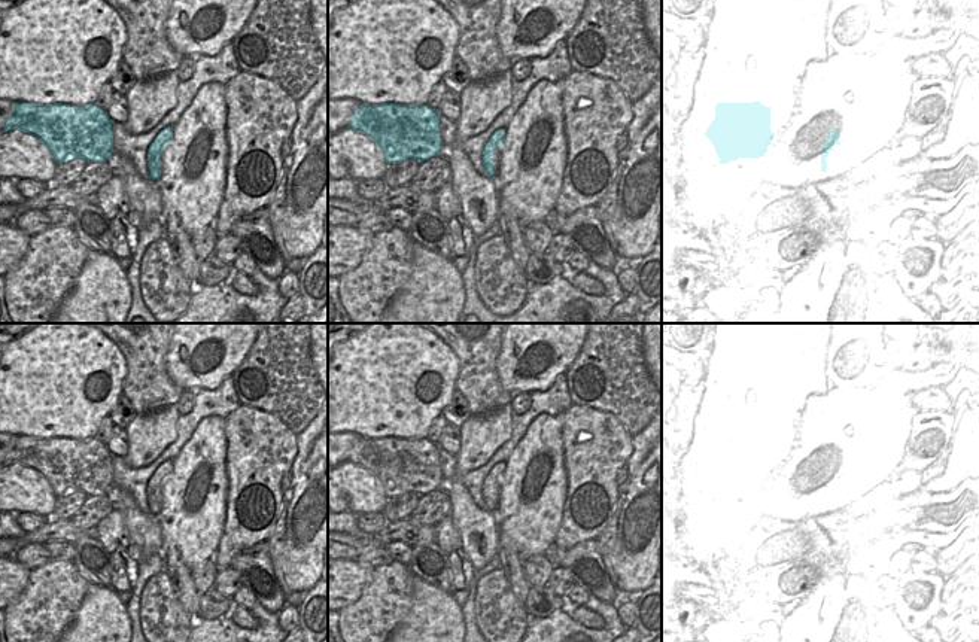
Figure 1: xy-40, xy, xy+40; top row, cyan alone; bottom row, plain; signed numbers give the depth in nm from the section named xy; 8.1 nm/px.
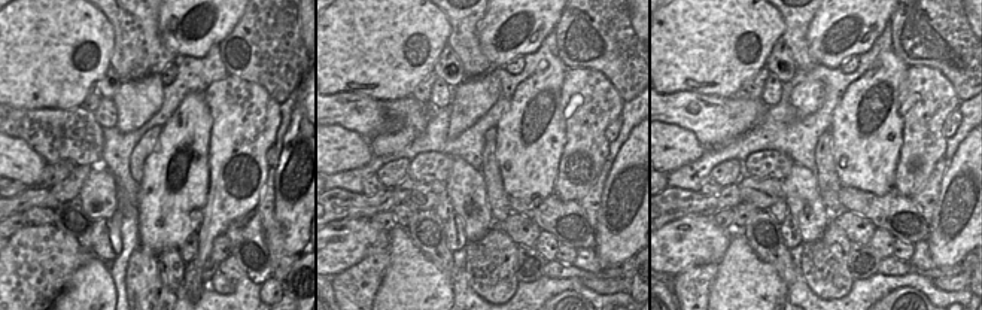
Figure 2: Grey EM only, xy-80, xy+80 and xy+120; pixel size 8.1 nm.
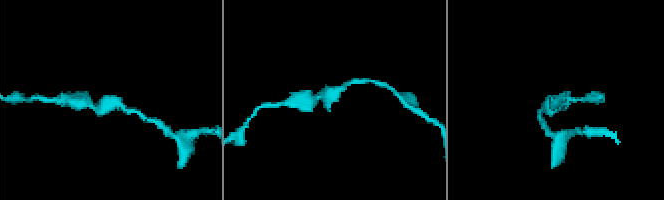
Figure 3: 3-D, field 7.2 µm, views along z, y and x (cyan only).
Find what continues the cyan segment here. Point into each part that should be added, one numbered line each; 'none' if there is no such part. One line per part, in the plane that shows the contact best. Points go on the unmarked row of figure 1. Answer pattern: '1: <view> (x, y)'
none

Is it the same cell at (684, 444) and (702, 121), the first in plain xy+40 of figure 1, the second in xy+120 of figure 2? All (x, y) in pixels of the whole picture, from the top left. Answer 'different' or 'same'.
same

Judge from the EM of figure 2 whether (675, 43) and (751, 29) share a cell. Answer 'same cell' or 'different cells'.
same cell

